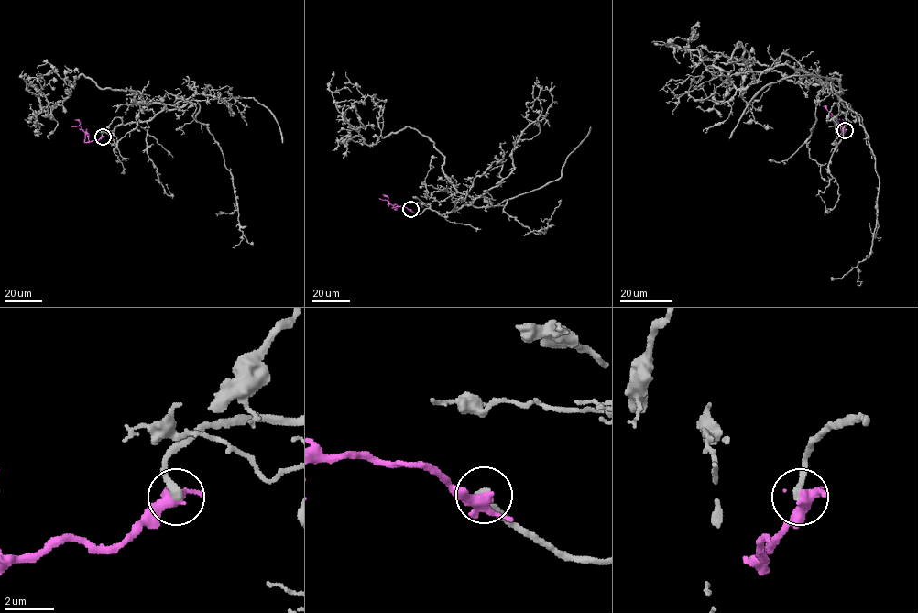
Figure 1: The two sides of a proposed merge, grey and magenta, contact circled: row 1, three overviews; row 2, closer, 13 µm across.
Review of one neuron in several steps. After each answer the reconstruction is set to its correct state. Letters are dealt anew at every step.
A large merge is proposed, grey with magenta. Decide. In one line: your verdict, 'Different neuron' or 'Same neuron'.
Different neuron

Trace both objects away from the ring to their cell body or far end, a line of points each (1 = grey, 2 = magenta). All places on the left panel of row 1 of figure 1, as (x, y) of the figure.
1: (102, 136), (164, 105), (81, 74), (50, 107), (24, 80), (43, 89)
2: (102, 136), (84, 142), (85, 133), (80, 123), (75, 119)

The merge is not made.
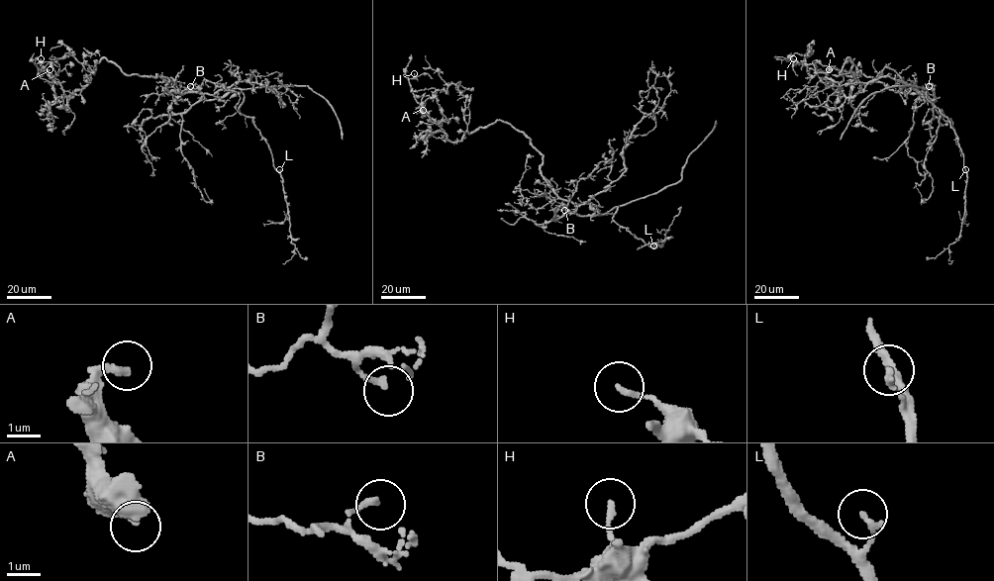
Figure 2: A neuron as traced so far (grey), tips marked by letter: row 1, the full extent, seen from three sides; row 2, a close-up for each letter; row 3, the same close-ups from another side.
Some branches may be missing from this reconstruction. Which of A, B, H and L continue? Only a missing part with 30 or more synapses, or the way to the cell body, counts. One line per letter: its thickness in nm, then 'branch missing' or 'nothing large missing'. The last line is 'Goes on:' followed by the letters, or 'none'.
A: 220 nm | branch missing
B: 170 nm | nothing large missing
H: 150 nm | nothing large missing
L: 160 nm | nothing large missing
Goes on: A

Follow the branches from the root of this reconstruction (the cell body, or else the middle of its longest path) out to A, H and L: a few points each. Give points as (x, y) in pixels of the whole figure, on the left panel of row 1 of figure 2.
A: (181, 92), (166, 89), (166, 77), (127, 74), (102, 57), (88, 83), (66, 96), (49, 69)
H: (181, 92), (166, 89), (166, 77), (127, 74), (102, 57), (88, 83), (66, 96), (36, 65), (41, 58)
L: (181, 92), (215, 99), (239, 89), (244, 95), (239, 111), (252, 119), (273, 166), (279, 169)

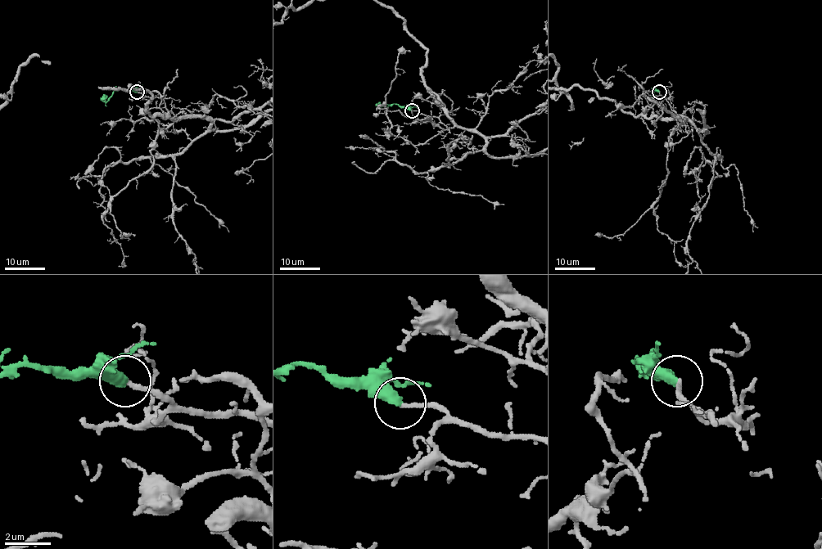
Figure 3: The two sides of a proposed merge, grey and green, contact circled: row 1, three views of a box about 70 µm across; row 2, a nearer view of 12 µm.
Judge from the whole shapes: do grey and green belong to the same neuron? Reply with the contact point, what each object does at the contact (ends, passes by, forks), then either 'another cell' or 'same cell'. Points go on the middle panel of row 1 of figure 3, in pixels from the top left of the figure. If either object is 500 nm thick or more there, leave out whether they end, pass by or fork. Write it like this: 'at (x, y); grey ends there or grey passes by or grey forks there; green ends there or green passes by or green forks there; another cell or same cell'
at (412, 110); grey ends there; green ends there; same cell

